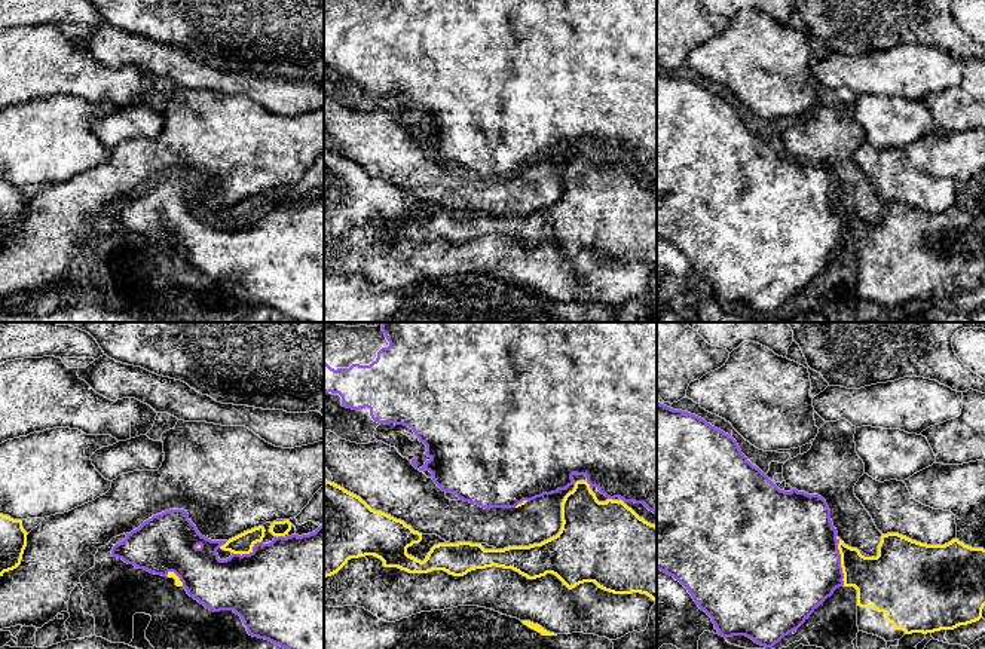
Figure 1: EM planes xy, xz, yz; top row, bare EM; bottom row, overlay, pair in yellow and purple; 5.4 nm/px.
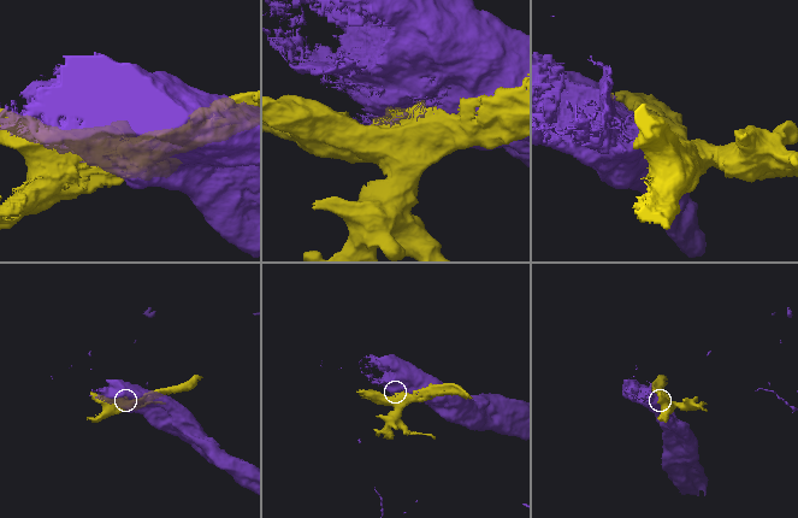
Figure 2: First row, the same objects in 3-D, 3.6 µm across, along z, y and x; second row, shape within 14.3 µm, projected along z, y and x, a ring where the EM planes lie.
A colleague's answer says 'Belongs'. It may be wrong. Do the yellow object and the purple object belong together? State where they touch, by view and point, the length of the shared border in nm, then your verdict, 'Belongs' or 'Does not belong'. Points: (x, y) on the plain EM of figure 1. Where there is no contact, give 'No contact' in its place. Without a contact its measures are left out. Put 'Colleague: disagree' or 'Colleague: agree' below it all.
Touches yellow at yz (841, 227). Shared border 280 nm. Does not belong
Colleague: disagree

